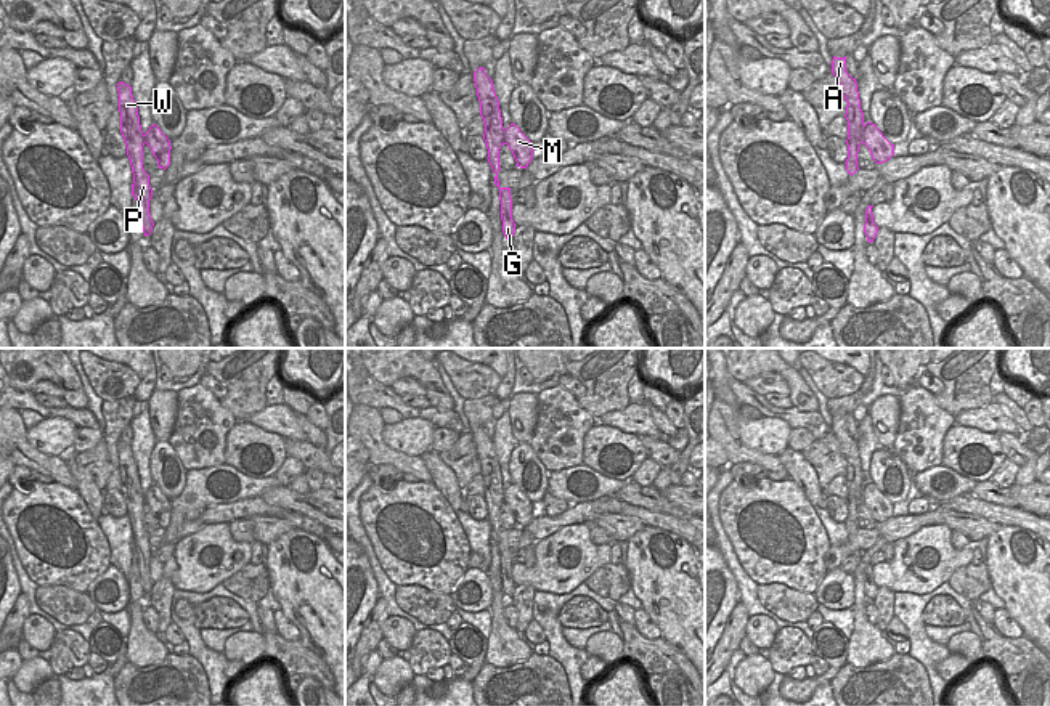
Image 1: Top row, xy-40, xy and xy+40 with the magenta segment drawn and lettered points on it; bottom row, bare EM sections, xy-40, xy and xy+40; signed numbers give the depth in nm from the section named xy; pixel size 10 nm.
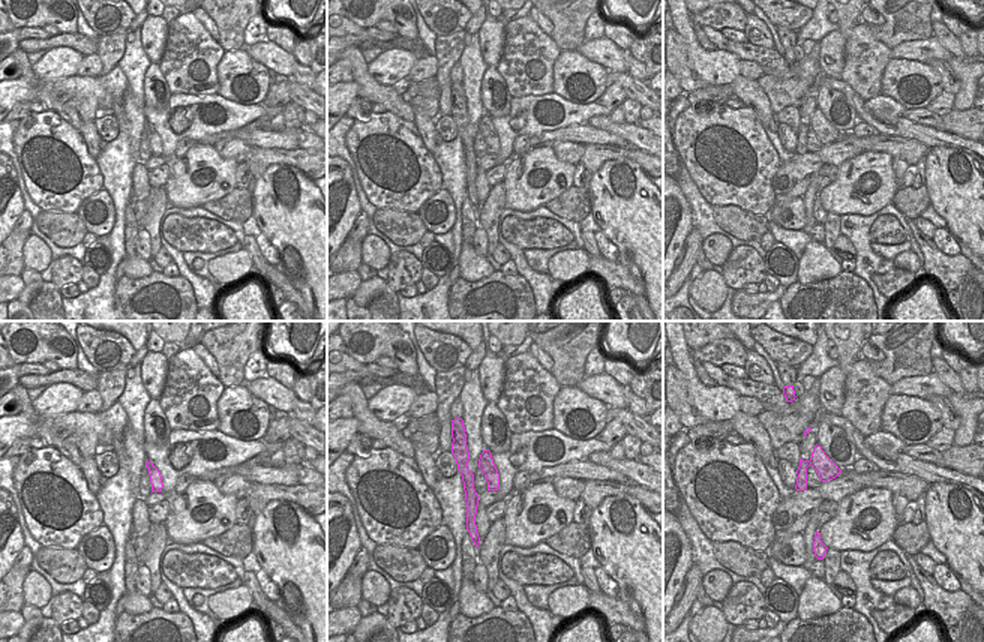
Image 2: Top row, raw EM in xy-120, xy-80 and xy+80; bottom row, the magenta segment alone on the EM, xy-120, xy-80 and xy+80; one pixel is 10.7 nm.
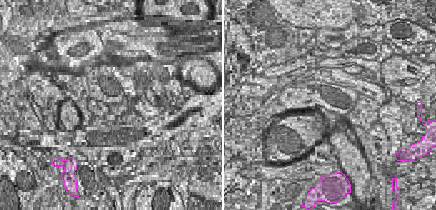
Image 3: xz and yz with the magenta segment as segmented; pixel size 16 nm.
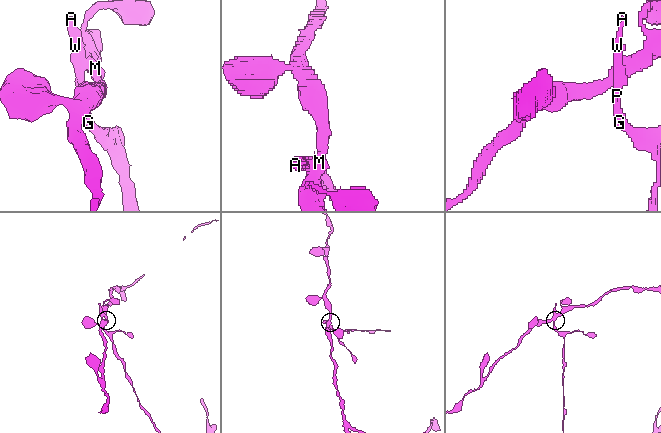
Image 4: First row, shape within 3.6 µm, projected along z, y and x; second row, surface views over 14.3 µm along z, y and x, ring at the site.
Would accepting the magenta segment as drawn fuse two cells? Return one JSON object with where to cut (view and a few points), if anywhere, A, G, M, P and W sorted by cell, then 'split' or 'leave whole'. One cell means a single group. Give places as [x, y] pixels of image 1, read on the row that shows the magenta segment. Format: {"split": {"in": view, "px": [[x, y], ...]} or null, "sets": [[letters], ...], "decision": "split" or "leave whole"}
{"split": {"in": "xy+40", "px": [[864, 125], [861, 142]]}, "sets": [["A", "G", "P", "W"], ["M"]], "decision": "split"}

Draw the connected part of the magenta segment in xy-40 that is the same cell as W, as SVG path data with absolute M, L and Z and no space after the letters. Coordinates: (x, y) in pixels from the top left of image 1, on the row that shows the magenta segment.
M119 82L117 91L120 133L127 146L127 156L130 159L133 173L132 196L138 202L143 233L144 236L149 236L154 223L149 213L149 201L153 197L153 189L149 186L149 175L143 168L144 135L141 132L138 108L132 95L132 87L124 82Z

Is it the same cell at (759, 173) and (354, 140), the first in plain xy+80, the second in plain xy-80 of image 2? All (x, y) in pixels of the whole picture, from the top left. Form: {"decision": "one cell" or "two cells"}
{"decision": "one cell"}

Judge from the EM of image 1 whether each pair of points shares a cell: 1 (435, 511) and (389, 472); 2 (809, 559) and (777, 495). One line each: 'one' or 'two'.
1: two
2: one

